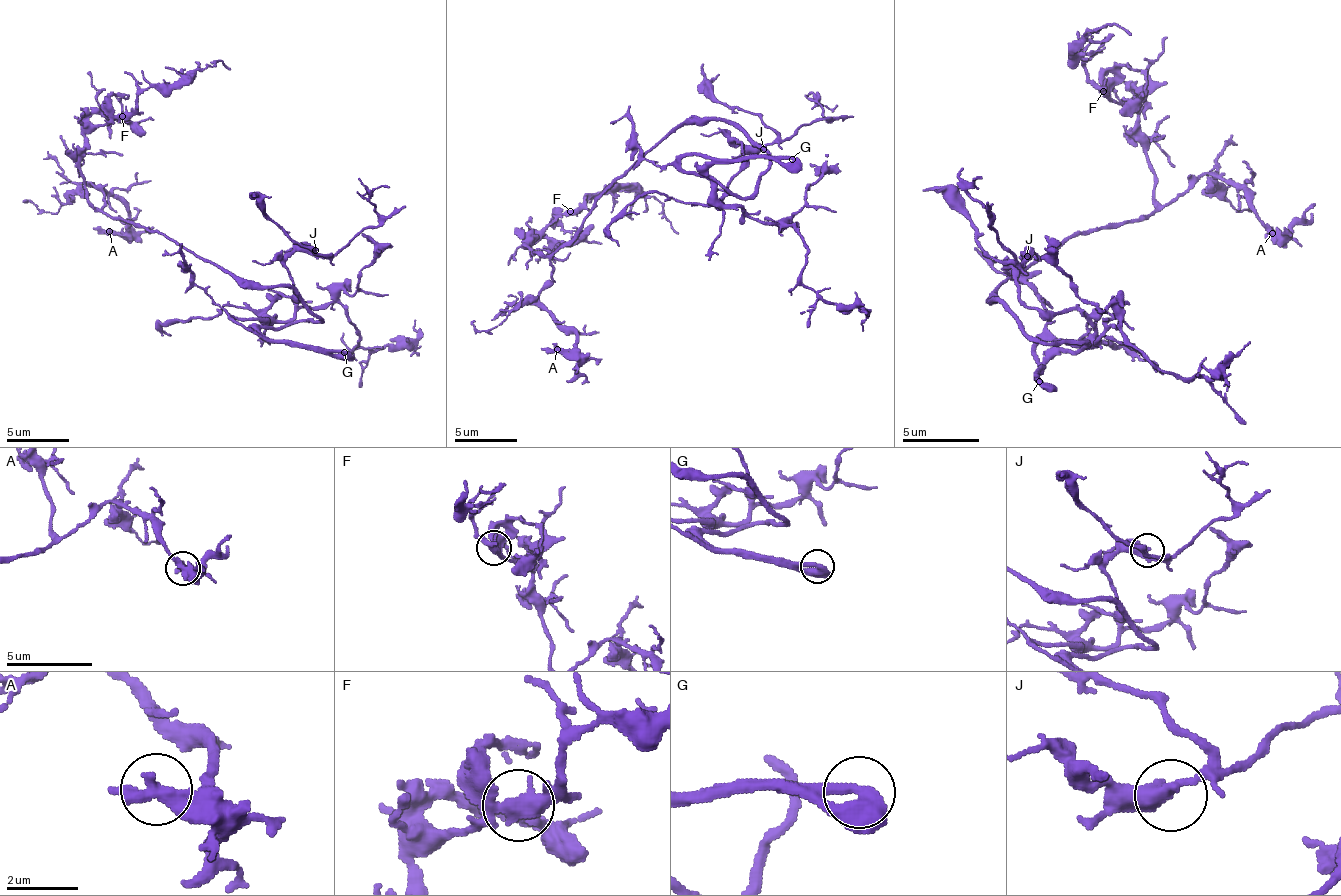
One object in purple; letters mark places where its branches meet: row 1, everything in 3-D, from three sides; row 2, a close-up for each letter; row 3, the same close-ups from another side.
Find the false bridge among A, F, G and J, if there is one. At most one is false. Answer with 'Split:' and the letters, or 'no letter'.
Split: no letter

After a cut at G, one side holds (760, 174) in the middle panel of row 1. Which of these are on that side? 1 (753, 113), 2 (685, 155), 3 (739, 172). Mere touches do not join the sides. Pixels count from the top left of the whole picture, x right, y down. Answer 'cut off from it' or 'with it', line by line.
1: cut off from it
2: cut off from it
3: cut off from it

